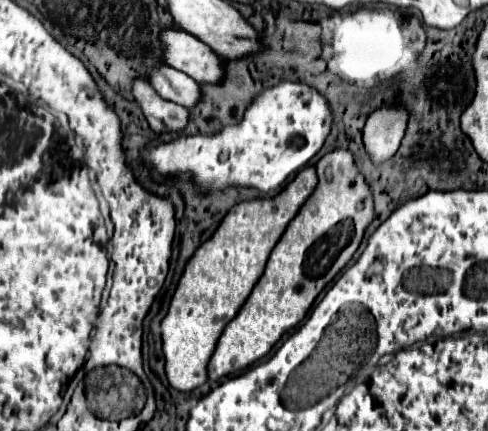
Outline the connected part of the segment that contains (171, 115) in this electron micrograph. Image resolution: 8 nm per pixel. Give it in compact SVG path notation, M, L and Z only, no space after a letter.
M136 79L132 83L132 95L156 133L178 133L188 121L188 109L172 101L162 99L146 81Z

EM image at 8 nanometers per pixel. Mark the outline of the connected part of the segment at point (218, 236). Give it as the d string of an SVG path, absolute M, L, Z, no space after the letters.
M304 167L276 197L264 197L254 201L242 201L234 205L228 215L222 219L216 233L198 247L198 251L192 255L192 259L186 263L186 269L178 281L178 287L170 299L170 307L166 317L162 319L162 351L166 359L166 377L168 383L178 391L192 391L206 383L206 365L216 349L216 341L222 335L224 327L236 317L238 309L248 299L254 283L264 271L264 265L268 261L270 251L282 237L288 223L296 217L304 201L314 193L318 185L318 175L314 167Z

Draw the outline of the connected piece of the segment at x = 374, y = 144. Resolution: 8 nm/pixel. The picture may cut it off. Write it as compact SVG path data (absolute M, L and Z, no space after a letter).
M388 105L380 107L368 117L362 131L362 139L364 151L374 165L382 165L396 155L400 141L404 137L406 119L408 111L404 107L388 107Z

